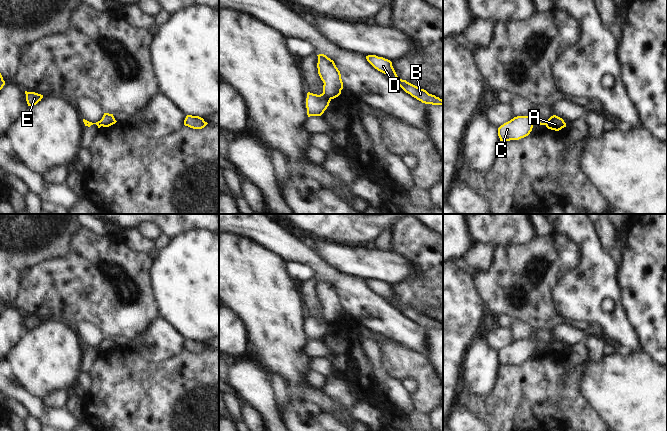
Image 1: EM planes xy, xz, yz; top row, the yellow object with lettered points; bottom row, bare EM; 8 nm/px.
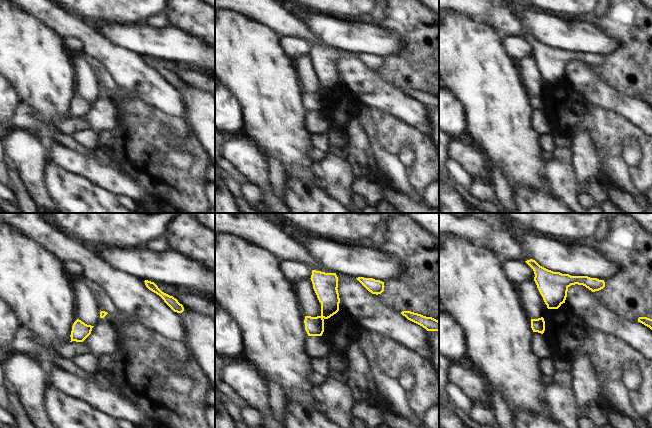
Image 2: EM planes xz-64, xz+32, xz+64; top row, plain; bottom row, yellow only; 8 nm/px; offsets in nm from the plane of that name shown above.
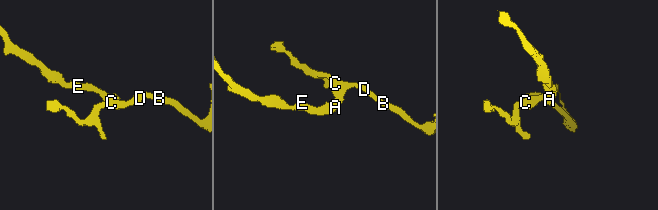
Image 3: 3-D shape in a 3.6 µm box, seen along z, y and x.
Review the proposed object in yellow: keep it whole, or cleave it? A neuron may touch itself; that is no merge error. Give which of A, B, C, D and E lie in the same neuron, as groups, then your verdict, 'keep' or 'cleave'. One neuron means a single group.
A E / B C D | cleave

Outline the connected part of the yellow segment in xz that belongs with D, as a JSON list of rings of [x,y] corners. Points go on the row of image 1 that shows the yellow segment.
[[[376,55],[366,56],[367,61],[378,71],[386,74],[394,83],[400,86],[406,93],[425,104],[443,105],[443,100],[435,95],[429,94],[426,90],[421,89],[406,80],[400,79],[393,66],[392,62],[383,57]]]

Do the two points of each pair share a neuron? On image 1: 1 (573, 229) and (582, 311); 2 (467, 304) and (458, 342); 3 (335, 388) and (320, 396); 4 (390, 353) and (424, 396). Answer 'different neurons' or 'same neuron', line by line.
1: same neuron
2: same neuron
3: different neurons
4: same neuron

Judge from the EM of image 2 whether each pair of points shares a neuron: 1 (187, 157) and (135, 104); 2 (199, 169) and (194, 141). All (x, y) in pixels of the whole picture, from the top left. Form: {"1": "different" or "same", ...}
{"1": "same", "2": "same"}

